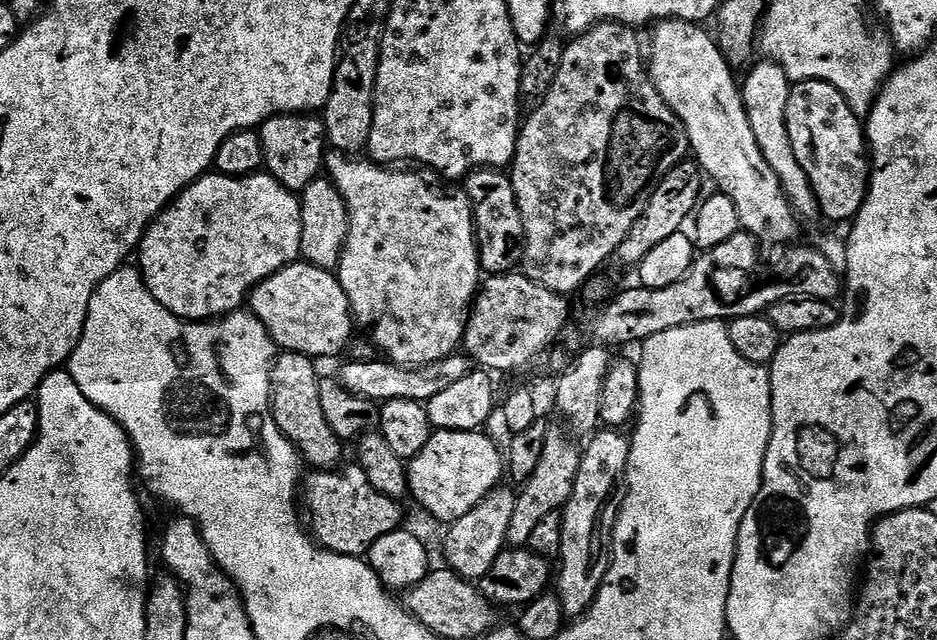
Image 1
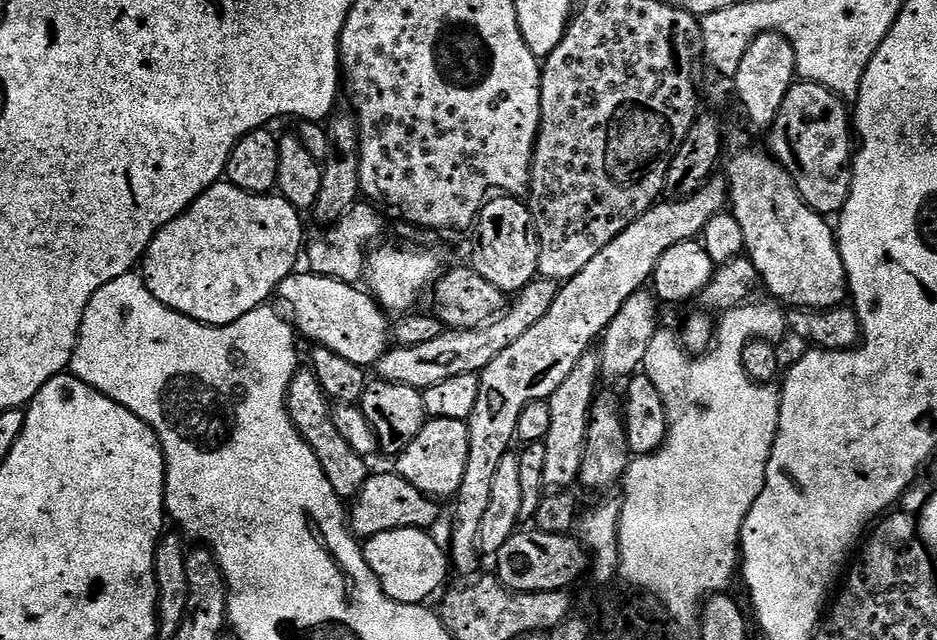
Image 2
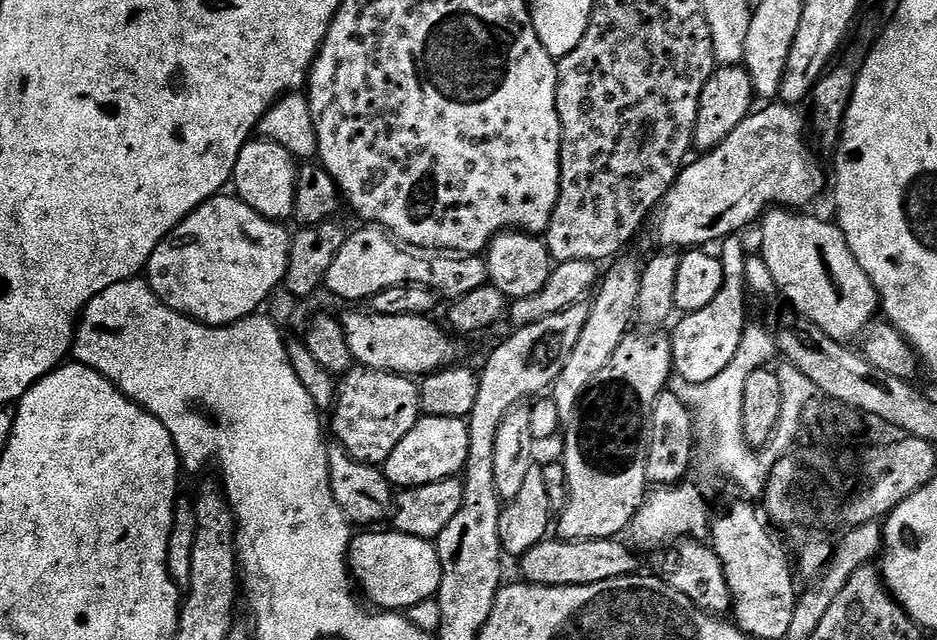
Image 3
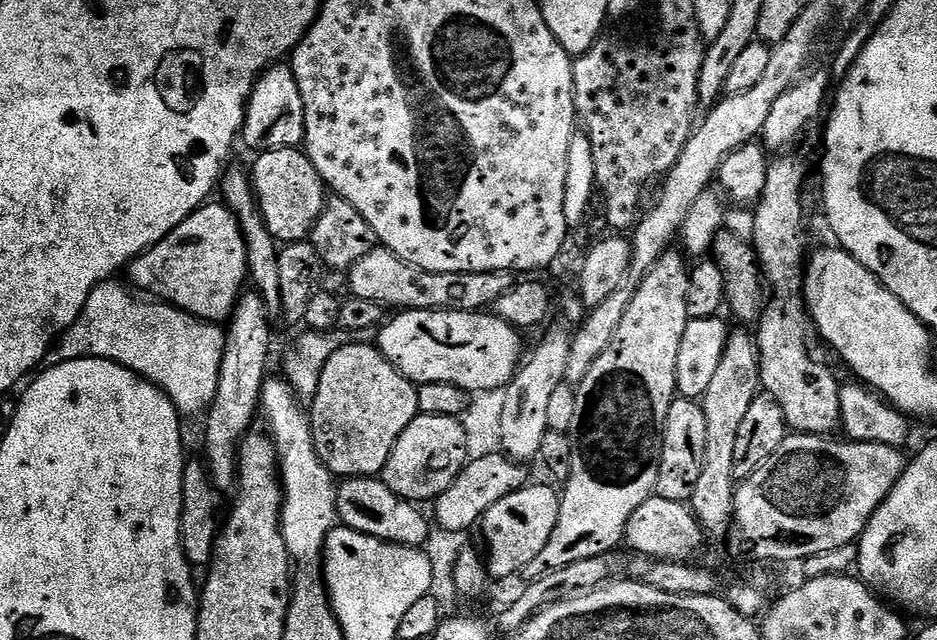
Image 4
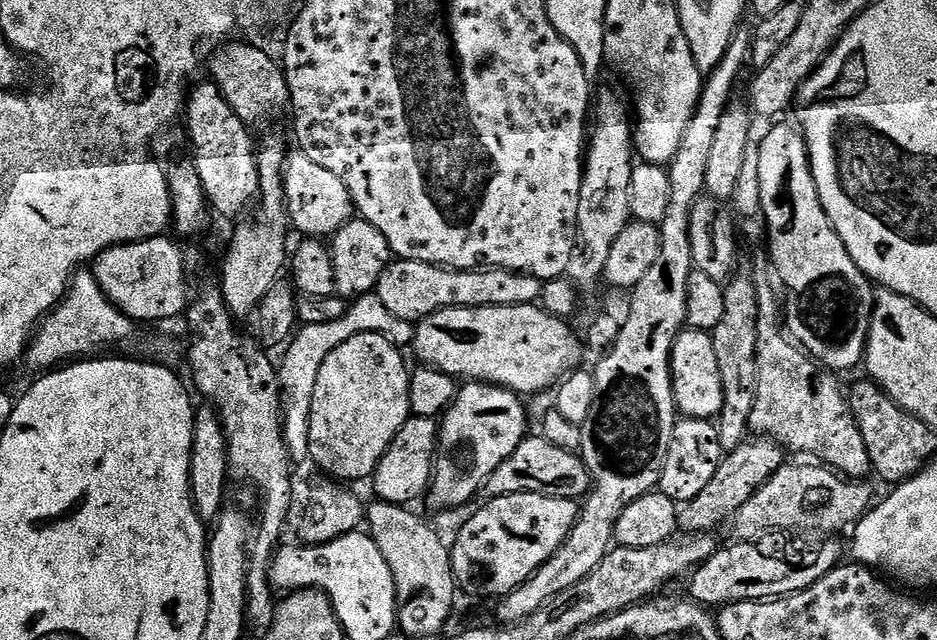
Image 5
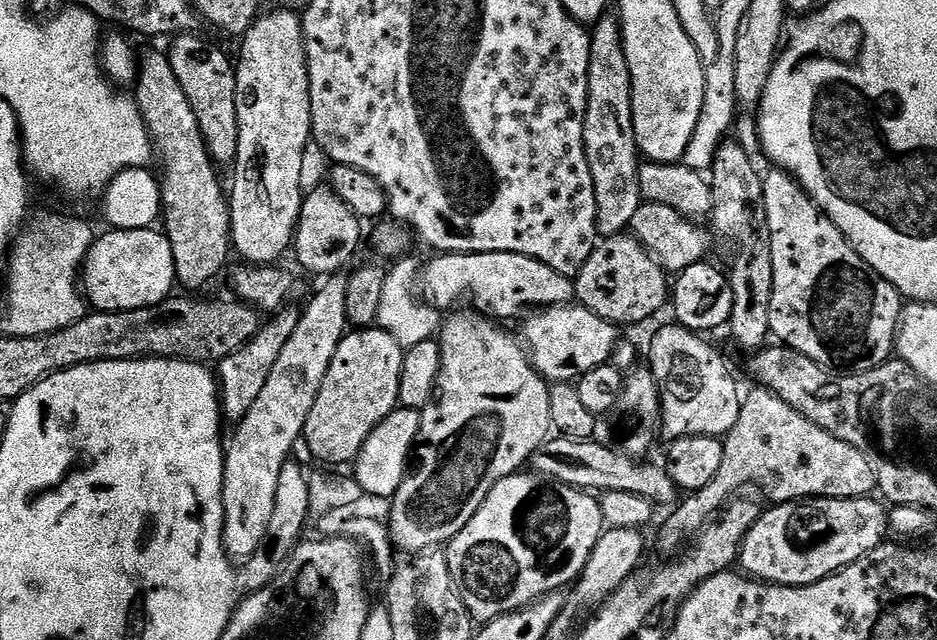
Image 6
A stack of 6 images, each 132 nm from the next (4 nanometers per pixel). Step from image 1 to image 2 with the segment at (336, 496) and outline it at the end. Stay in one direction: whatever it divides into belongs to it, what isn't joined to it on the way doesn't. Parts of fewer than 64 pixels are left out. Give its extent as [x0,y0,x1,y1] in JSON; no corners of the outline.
[346,471,440,538]

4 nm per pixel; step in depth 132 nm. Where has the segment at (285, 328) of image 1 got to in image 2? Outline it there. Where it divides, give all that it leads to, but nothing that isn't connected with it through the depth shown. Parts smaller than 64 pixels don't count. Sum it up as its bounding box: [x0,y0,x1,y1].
[278,270,390,369]

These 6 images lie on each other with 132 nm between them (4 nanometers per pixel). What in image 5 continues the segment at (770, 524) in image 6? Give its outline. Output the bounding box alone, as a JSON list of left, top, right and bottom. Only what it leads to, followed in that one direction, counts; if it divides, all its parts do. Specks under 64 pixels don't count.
[688,538,841,606]

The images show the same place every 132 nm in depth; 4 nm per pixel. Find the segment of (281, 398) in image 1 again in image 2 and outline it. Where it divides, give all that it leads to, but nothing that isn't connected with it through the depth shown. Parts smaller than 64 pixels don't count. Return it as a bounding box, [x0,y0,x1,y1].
[288,370,370,498]

